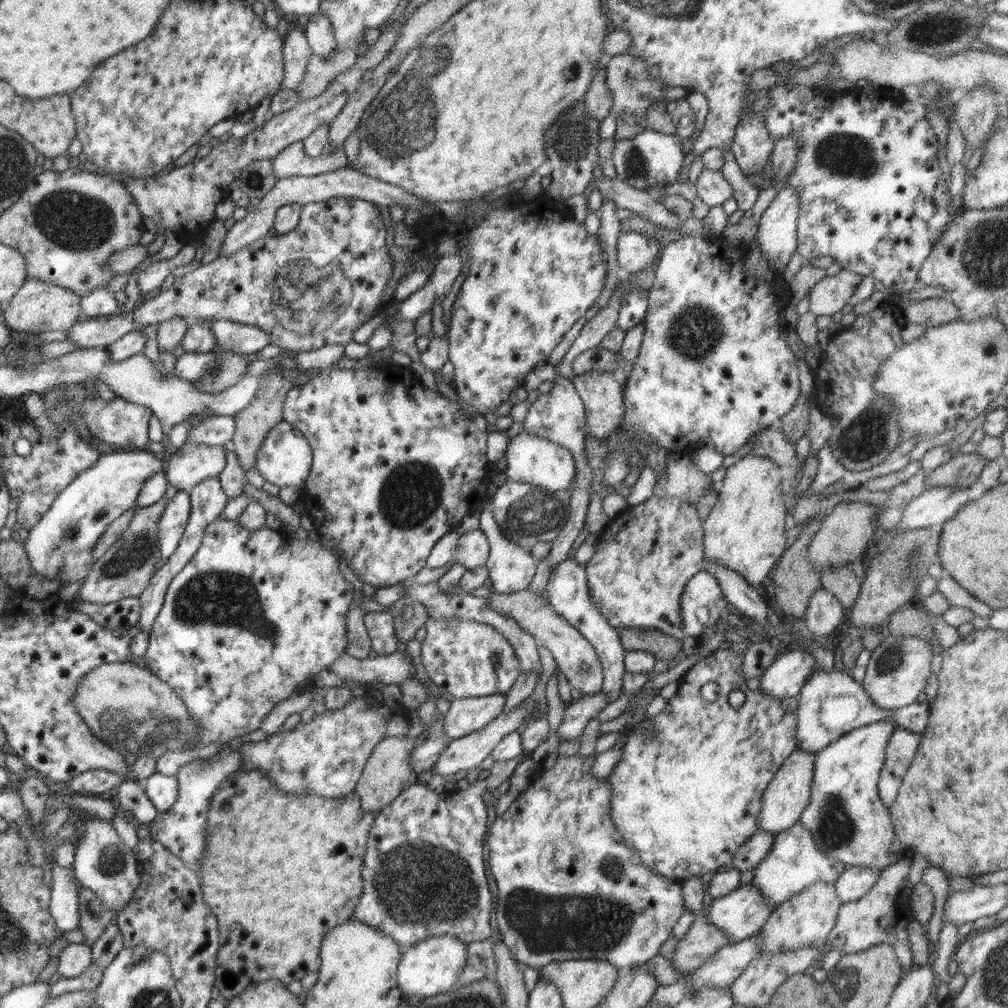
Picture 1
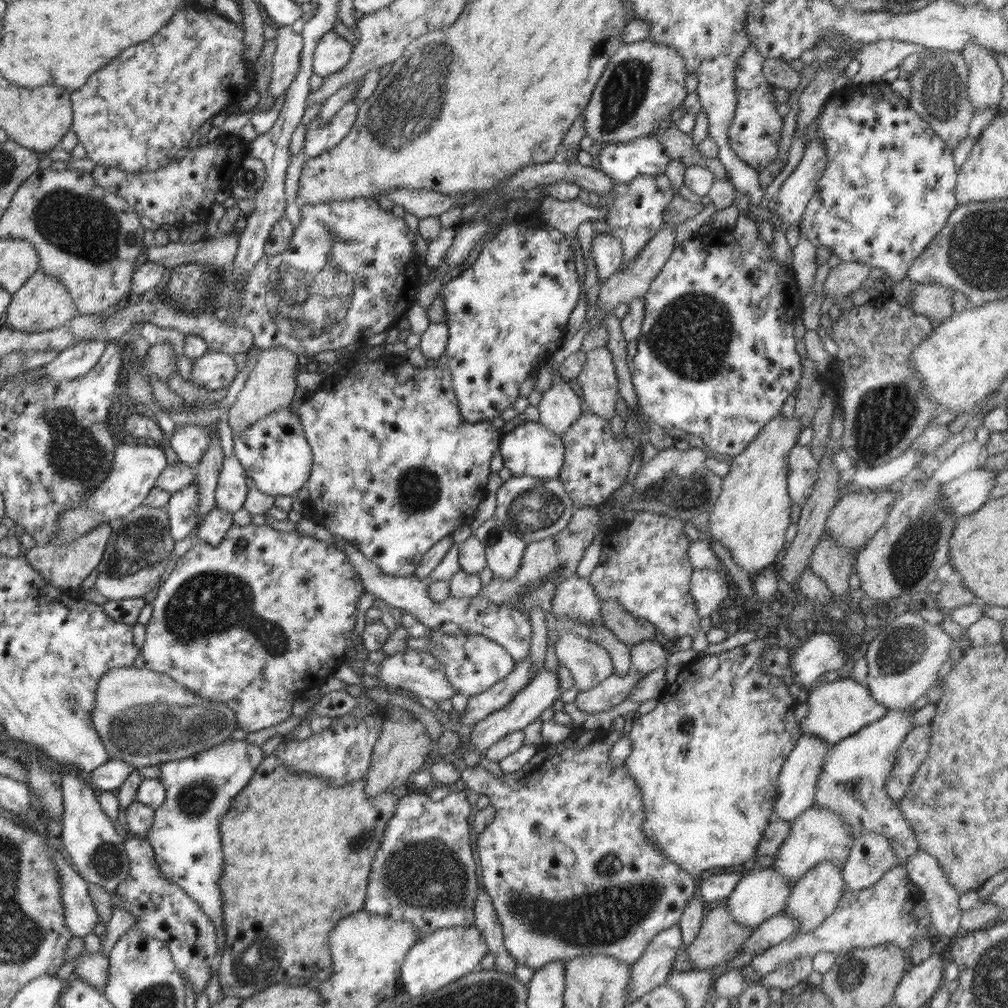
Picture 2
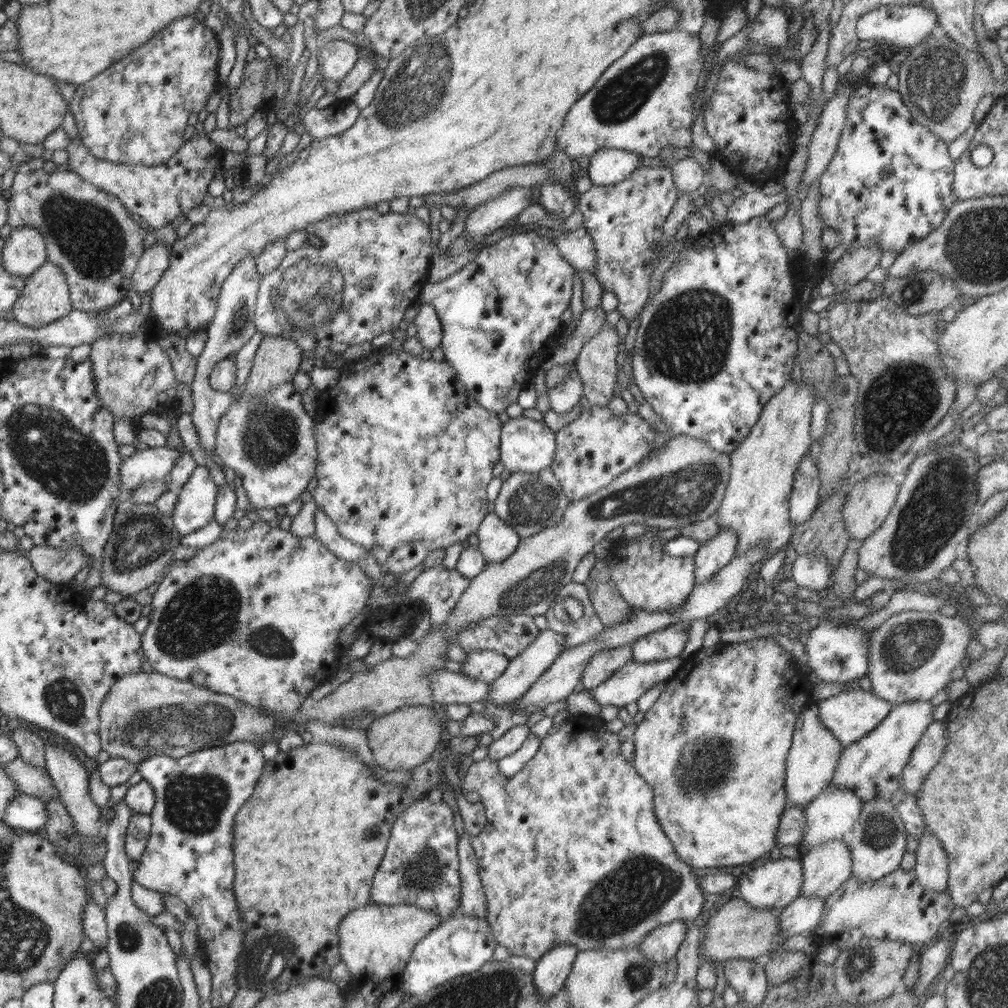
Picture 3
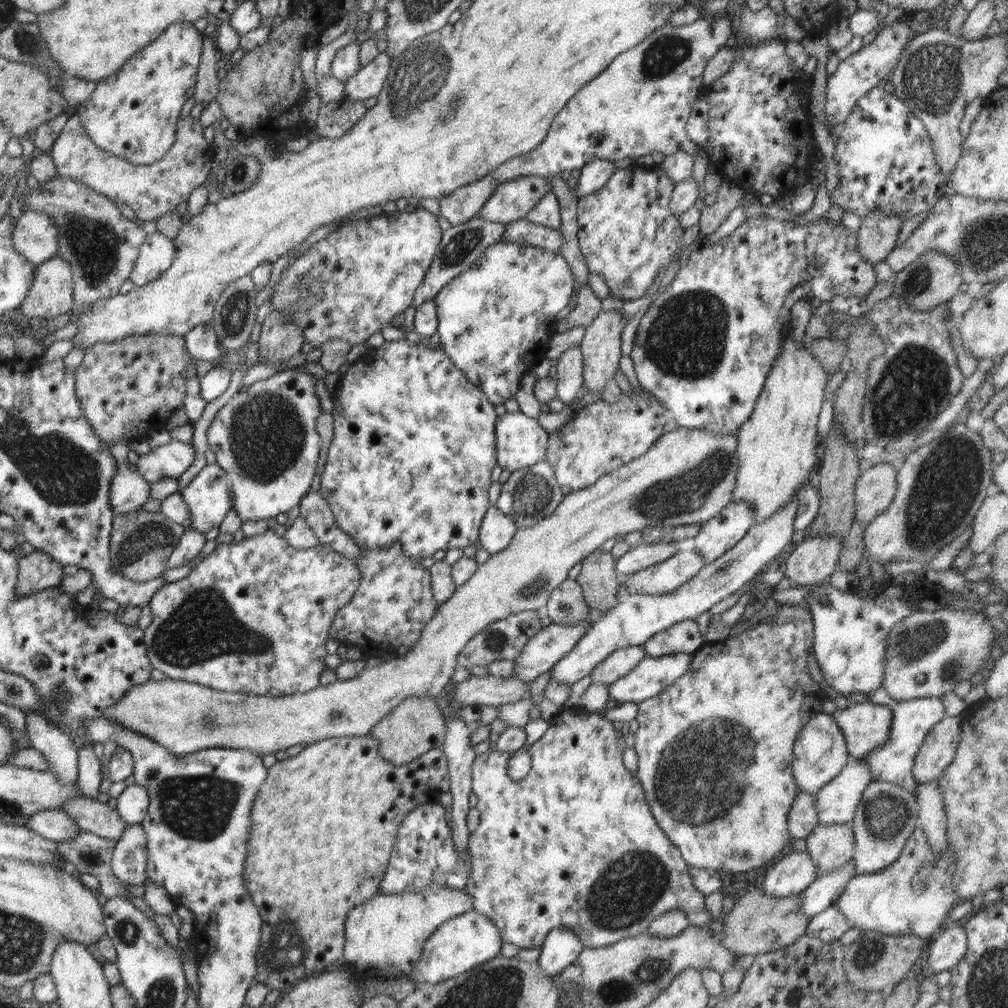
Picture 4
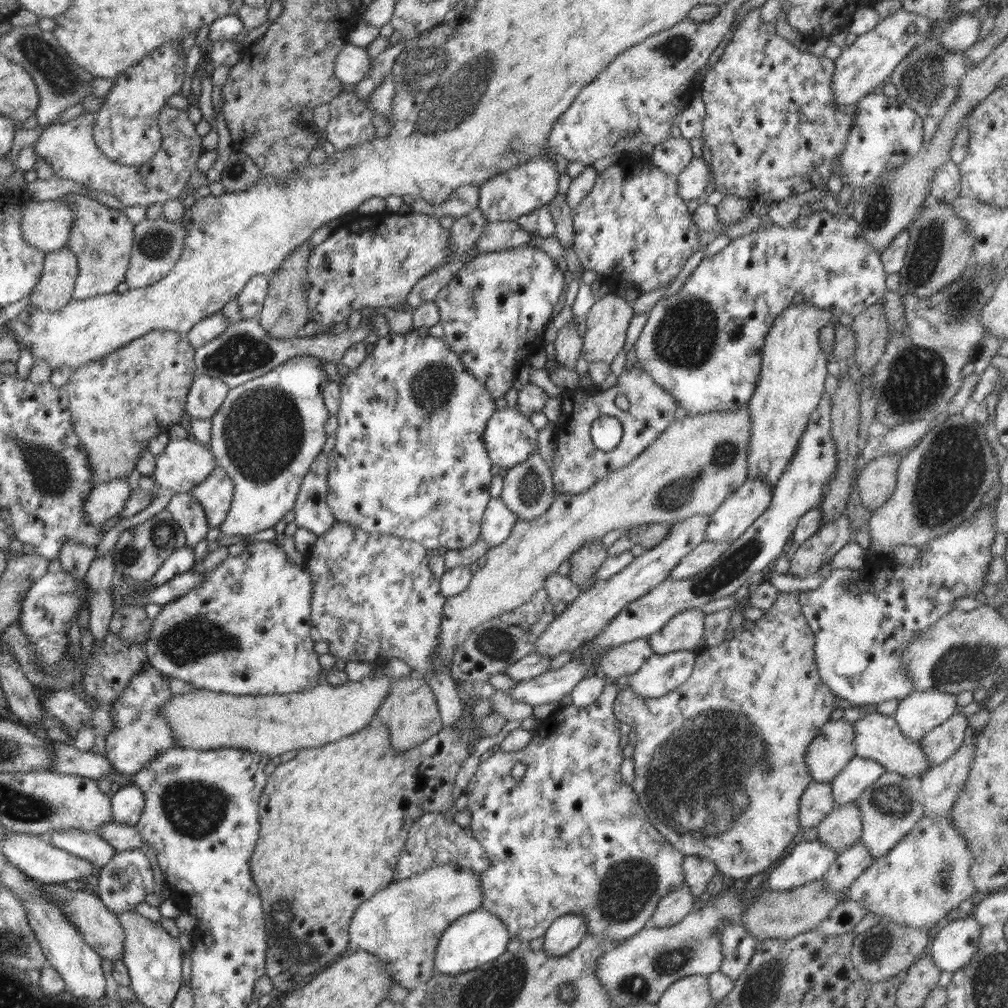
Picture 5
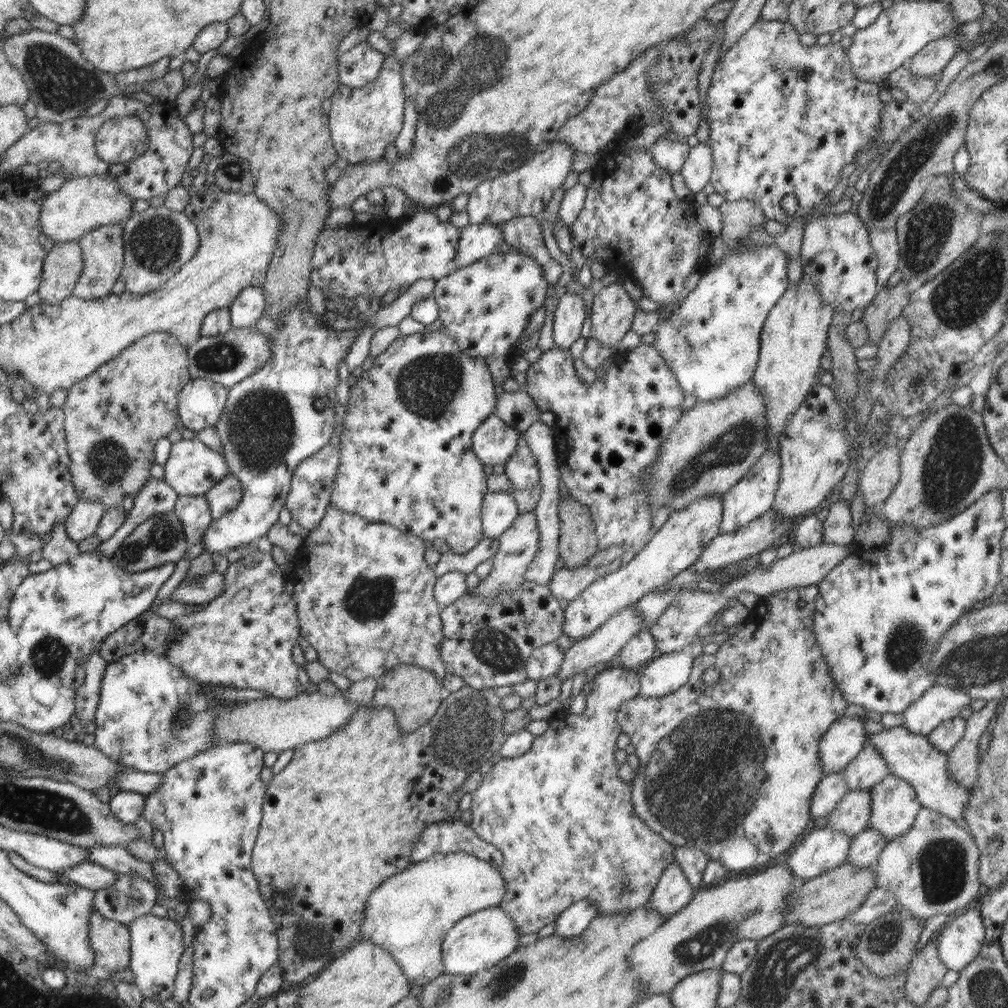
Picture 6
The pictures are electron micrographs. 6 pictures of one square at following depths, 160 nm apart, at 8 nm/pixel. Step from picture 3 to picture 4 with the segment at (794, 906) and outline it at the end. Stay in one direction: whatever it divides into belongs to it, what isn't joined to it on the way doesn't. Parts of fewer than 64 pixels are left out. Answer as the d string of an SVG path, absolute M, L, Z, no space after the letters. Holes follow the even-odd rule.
M852 859L842 868L820 874L801 894L801 911L808 920L835 905L852 876Z

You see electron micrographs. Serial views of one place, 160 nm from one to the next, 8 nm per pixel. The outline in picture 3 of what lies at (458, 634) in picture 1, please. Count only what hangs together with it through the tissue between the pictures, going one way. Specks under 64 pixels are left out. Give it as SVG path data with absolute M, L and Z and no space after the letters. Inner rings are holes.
M494 651L468 653L464 662L460 662L460 672L491 685L506 670L509 661L506 656Z

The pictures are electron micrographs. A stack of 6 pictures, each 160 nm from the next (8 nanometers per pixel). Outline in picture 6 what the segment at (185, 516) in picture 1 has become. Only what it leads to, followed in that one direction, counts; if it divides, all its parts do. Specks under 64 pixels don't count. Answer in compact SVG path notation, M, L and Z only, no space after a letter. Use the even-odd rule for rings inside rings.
M231 473L217 482L206 494L211 518L216 521L238 507L243 497L240 481Z

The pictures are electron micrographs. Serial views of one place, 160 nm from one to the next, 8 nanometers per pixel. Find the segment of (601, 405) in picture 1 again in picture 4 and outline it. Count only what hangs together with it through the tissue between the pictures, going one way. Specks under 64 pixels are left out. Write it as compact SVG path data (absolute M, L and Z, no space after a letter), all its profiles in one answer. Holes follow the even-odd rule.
M601 310L599 315L586 327L585 335L579 346L584 363L583 384L588 388L588 392L598 395L599 399L604 386L614 380L619 368L618 364L620 364L620 358L622 358L620 334L622 334L626 322L627 320L620 311Z

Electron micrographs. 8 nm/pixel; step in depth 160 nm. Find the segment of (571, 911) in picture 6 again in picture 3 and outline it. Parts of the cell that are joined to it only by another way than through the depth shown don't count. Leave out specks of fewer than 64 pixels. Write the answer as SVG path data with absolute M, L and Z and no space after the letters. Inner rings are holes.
M561 944L554 945L536 960L533 972L534 988L542 998L552 998L562 992L576 955L575 946Z

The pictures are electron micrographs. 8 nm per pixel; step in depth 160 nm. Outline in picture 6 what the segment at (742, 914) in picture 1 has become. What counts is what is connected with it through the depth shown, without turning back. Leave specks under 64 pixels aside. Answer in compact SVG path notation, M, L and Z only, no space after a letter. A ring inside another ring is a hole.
M810 827L792 849L786 866L794 880L803 883L845 863L850 843L851 838L836 829Z

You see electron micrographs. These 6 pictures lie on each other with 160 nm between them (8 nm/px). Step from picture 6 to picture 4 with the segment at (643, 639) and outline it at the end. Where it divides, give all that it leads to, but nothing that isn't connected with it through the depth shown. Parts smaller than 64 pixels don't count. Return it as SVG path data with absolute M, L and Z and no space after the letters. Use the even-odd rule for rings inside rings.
M632 645L617 649L591 672L592 683L610 685L626 676L644 658L642 646Z

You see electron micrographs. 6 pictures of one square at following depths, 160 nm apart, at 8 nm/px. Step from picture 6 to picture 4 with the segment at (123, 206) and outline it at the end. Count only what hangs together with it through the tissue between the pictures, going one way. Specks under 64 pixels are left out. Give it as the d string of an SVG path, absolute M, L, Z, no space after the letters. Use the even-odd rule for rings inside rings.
M24 211L15 222L12 242L29 263L38 266L57 255L57 226L46 213Z

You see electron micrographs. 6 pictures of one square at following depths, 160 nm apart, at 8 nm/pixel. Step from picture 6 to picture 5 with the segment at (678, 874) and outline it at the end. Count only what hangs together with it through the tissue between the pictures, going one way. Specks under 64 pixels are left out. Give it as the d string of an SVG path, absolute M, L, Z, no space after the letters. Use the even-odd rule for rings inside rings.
M686 885L661 898L656 905L652 922L658 928L668 928L680 923L697 906L697 899L689 892Z

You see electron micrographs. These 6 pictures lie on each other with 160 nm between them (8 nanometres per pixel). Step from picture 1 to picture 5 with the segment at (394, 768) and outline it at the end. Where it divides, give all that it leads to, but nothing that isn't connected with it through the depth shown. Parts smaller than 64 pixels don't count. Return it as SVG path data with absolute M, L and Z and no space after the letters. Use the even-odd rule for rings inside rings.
M412 675L396 679L391 684L375 716L388 727L391 745L398 752L414 748L443 727L435 694L425 678L416 678Z

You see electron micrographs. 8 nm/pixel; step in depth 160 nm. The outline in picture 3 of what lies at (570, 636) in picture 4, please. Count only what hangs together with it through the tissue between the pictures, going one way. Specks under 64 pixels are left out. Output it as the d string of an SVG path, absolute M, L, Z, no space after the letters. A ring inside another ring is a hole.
M548 628L540 630L538 636L526 647L526 650L514 659L510 659L506 670L492 682L483 703L503 705L518 701L526 694L532 684L550 668L550 665L561 654L562 648L565 647L563 634L558 634L555 630Z

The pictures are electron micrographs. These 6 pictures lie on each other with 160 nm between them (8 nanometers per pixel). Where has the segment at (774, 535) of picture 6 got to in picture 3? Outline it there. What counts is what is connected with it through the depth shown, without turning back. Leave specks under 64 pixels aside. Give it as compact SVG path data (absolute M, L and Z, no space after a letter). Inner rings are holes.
M648 528L645 535L642 535L640 543L636 541L626 543L624 538L613 539L613 546L606 556L611 579L621 597L634 610L648 609L650 612L662 612L677 609L684 604L695 587L695 560L691 556L660 555L660 543L666 540L649 539L647 535L652 528Z

